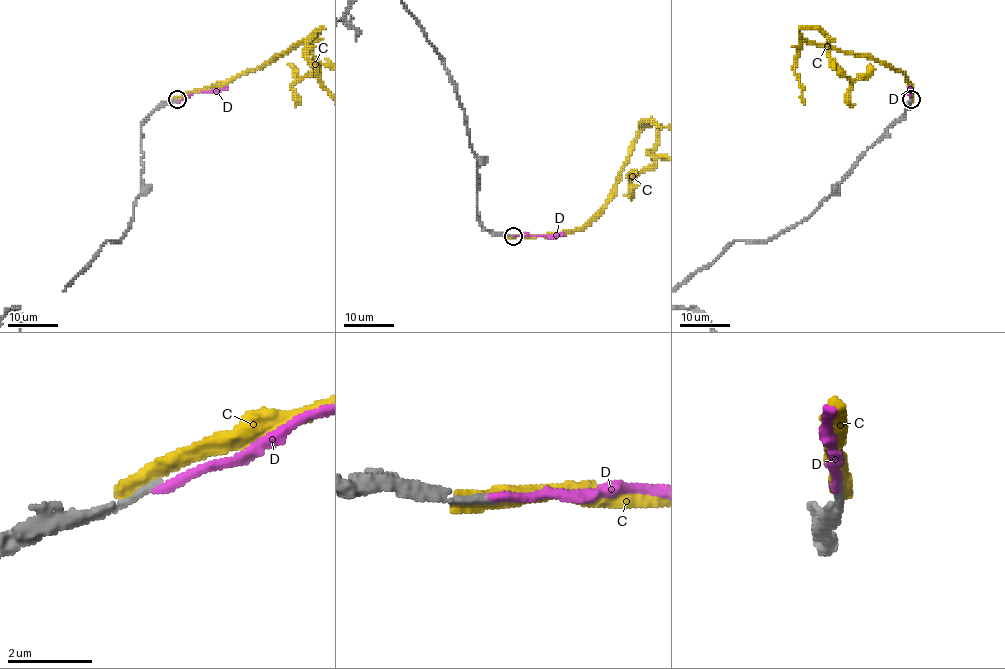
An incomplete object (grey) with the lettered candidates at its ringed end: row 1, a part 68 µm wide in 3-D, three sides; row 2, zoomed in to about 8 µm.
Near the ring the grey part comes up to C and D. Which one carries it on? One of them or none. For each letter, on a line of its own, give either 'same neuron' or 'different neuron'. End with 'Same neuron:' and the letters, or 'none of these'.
C: different neuron
D: different neuron
Same neuron: none of these

